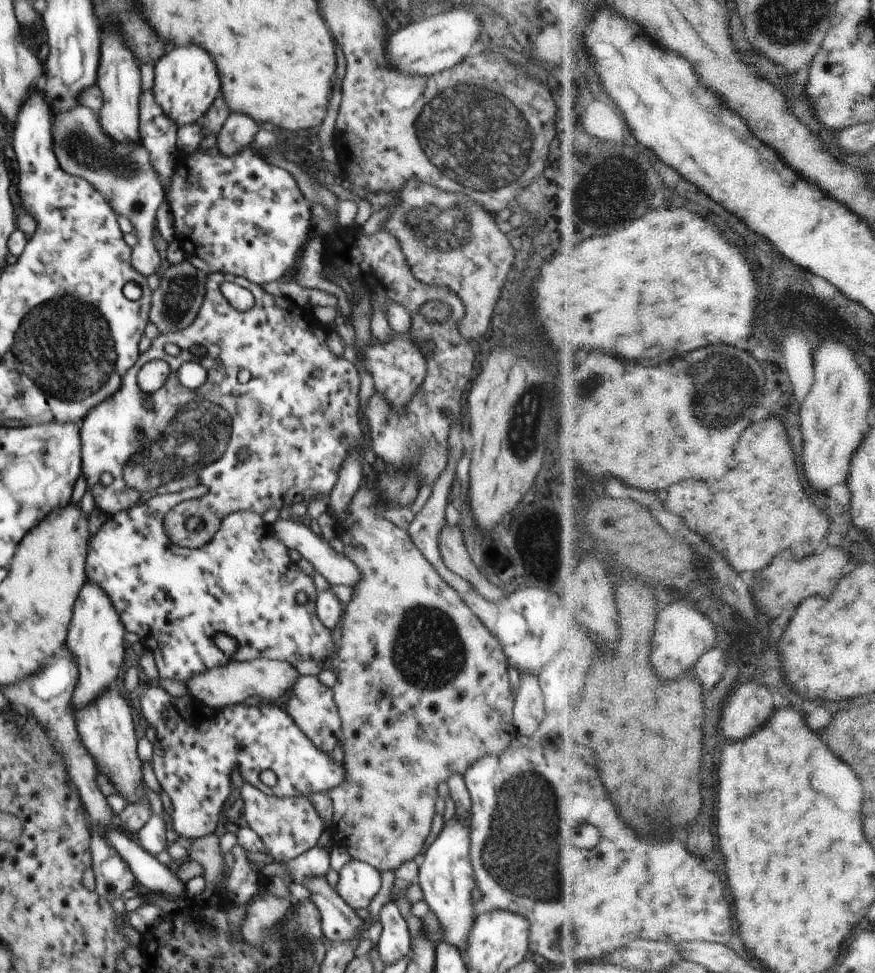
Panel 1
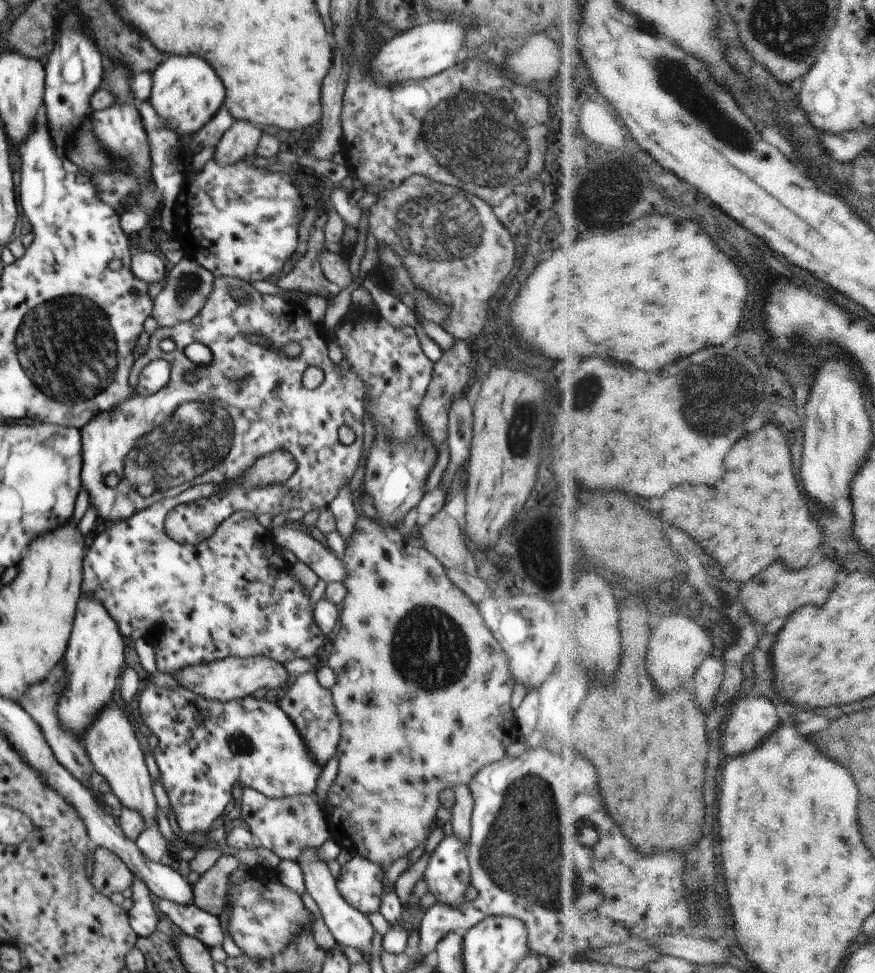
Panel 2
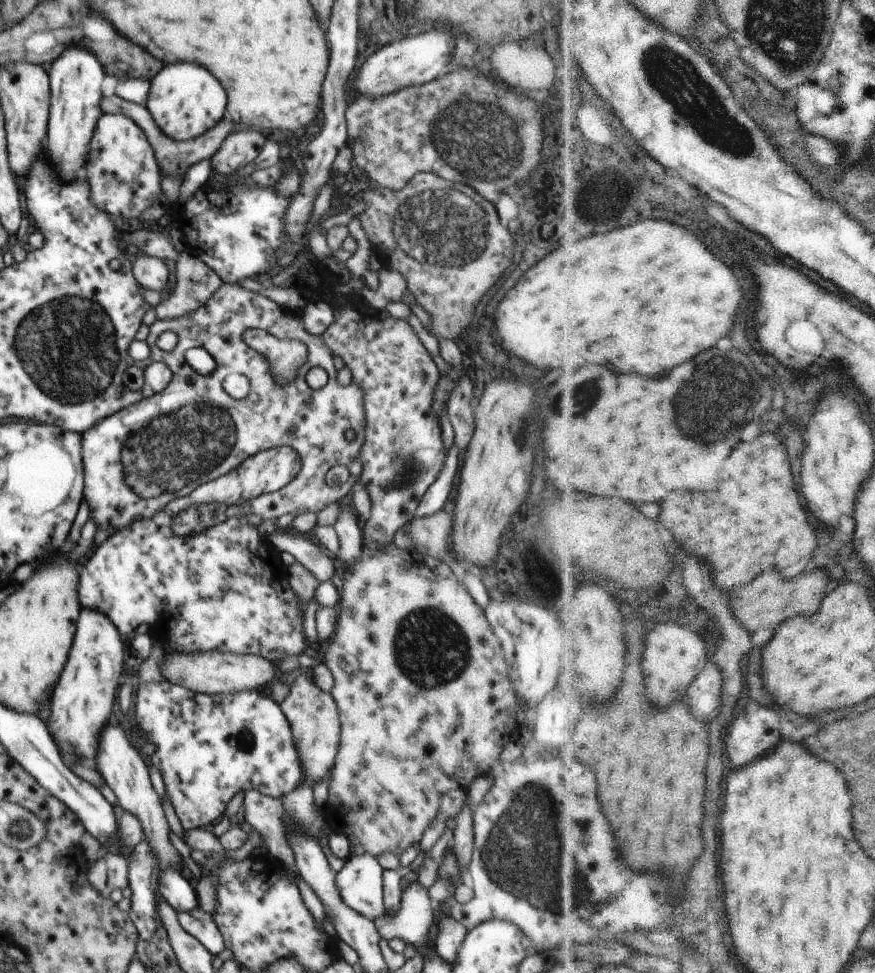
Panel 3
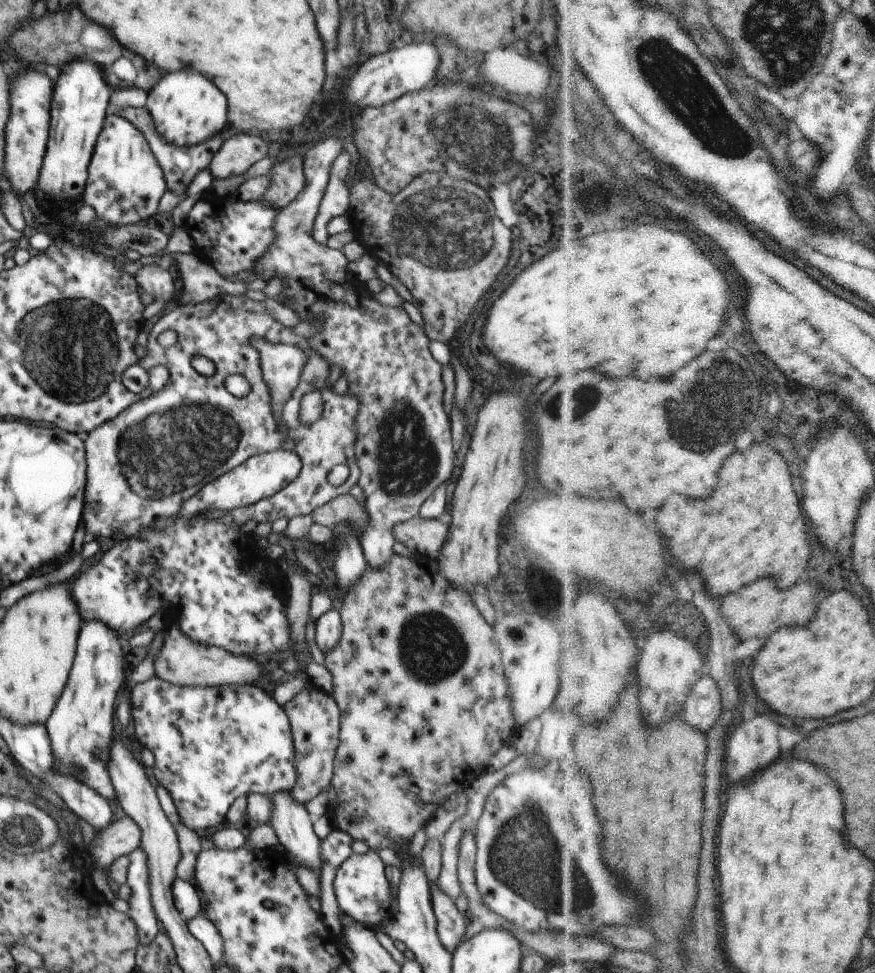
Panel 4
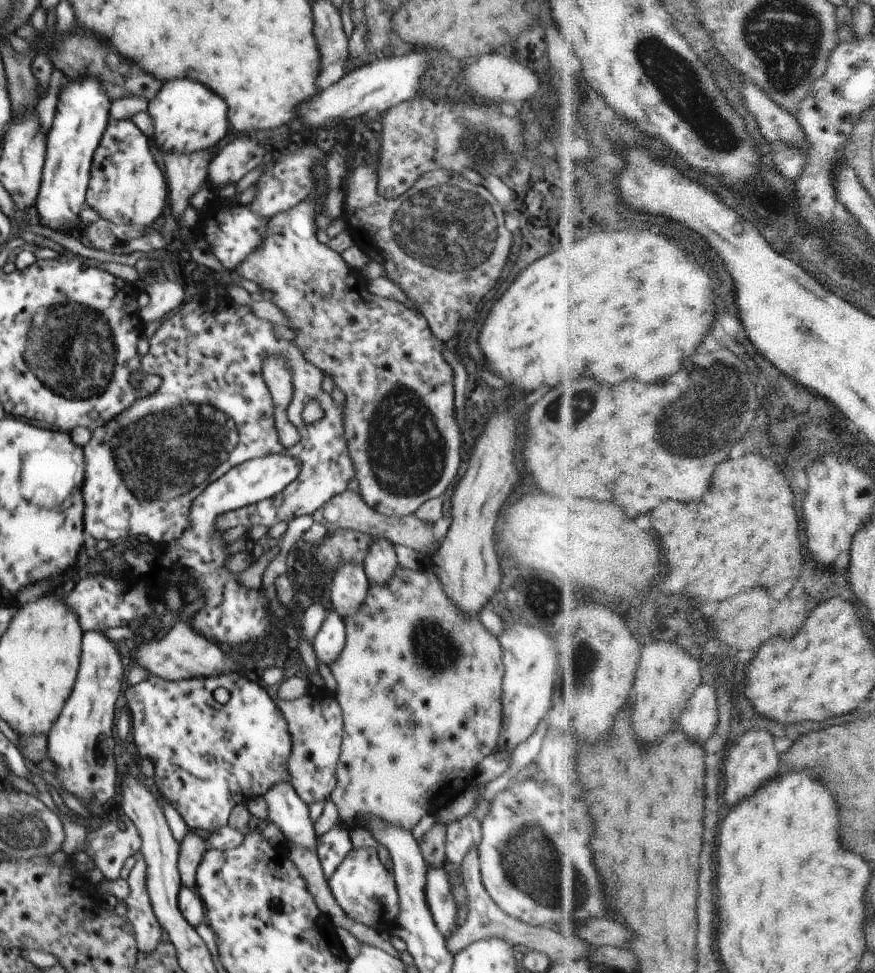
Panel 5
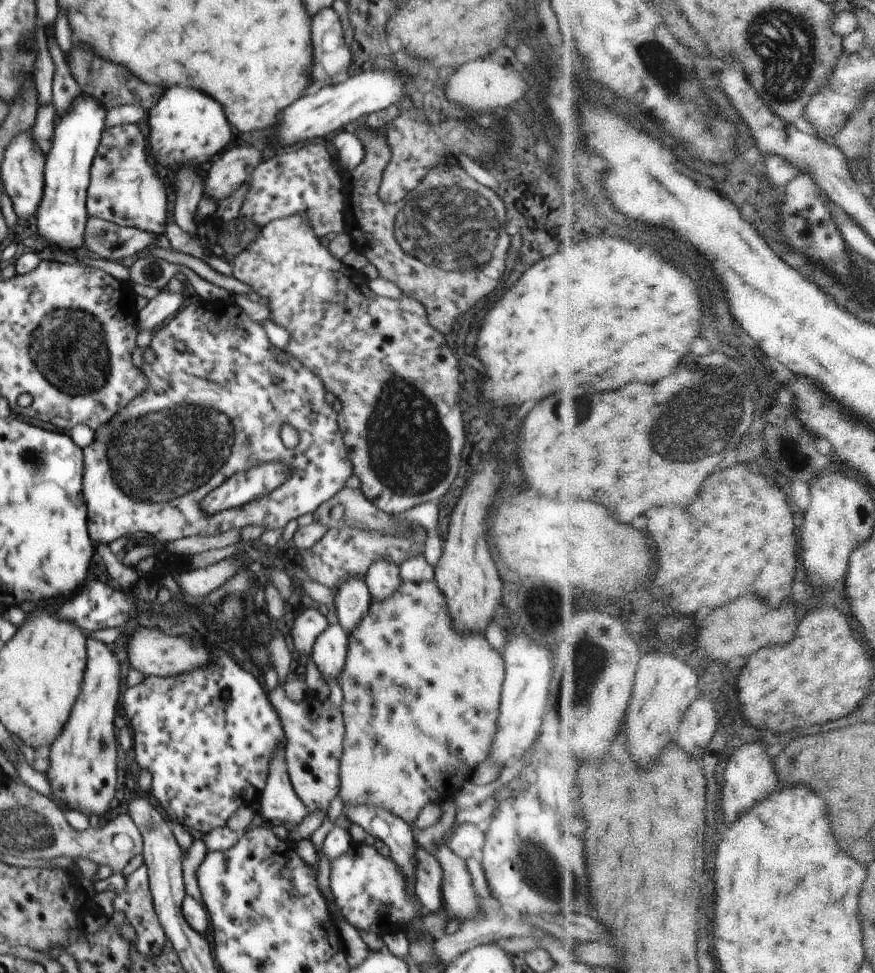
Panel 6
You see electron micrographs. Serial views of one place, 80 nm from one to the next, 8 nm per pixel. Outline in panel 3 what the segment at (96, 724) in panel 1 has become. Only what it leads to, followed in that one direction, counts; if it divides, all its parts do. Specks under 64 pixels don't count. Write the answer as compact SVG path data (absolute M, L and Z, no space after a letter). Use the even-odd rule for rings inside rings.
M106 724L104 730L100 732L100 740L98 740L98 754L96 760L93 761L93 767L102 775L105 784L114 792L118 805L125 812L134 814L143 829L143 834L150 848L156 852L156 860L158 865L154 869L151 879L155 882L160 874L159 866L172 866L172 864L182 863L181 855L174 848L174 844L170 842L170 831L168 820L164 816L164 808L162 808L161 799L158 797L156 790L151 784L150 774L144 758L140 756L138 750L132 745L126 732L120 726L110 726Z

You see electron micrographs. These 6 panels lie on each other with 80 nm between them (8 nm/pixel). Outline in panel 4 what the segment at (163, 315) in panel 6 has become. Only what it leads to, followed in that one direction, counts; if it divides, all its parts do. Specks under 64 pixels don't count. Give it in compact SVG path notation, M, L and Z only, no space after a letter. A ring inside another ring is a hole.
M158 262L146 266L142 266L135 276L136 283L140 287L140 291L150 294L154 298L154 302L146 306L143 319L145 321L158 316L162 312L162 308L174 298L176 294L176 286L174 286L174 278L168 270L158 266Z

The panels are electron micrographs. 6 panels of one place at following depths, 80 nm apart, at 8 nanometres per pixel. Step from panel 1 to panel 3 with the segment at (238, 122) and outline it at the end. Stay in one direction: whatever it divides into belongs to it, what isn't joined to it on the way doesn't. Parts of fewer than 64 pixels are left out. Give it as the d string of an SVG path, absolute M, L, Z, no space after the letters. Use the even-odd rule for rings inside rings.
M256 129L230 132L218 152L212 156L212 170L222 176L231 176L239 168L255 162L264 143L264 136Z

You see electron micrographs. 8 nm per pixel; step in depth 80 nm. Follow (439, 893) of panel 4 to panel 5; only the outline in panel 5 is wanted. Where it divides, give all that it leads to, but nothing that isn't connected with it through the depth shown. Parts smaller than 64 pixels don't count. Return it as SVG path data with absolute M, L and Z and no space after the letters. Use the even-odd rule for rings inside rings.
M428 866L424 894L426 894L426 902L428 902L428 908L432 912L438 931L444 938L448 938L458 928L458 904L456 904L454 894L449 888L449 881L446 872L444 872L444 867Z

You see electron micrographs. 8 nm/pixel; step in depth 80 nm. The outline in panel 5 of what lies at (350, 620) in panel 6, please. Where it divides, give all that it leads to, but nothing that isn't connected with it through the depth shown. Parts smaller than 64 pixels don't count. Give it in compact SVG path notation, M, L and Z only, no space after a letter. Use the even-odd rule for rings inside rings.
M346 562L338 566L338 570L334 570L332 576L330 598L335 612L342 618L356 614L368 594L369 581L363 564Z

